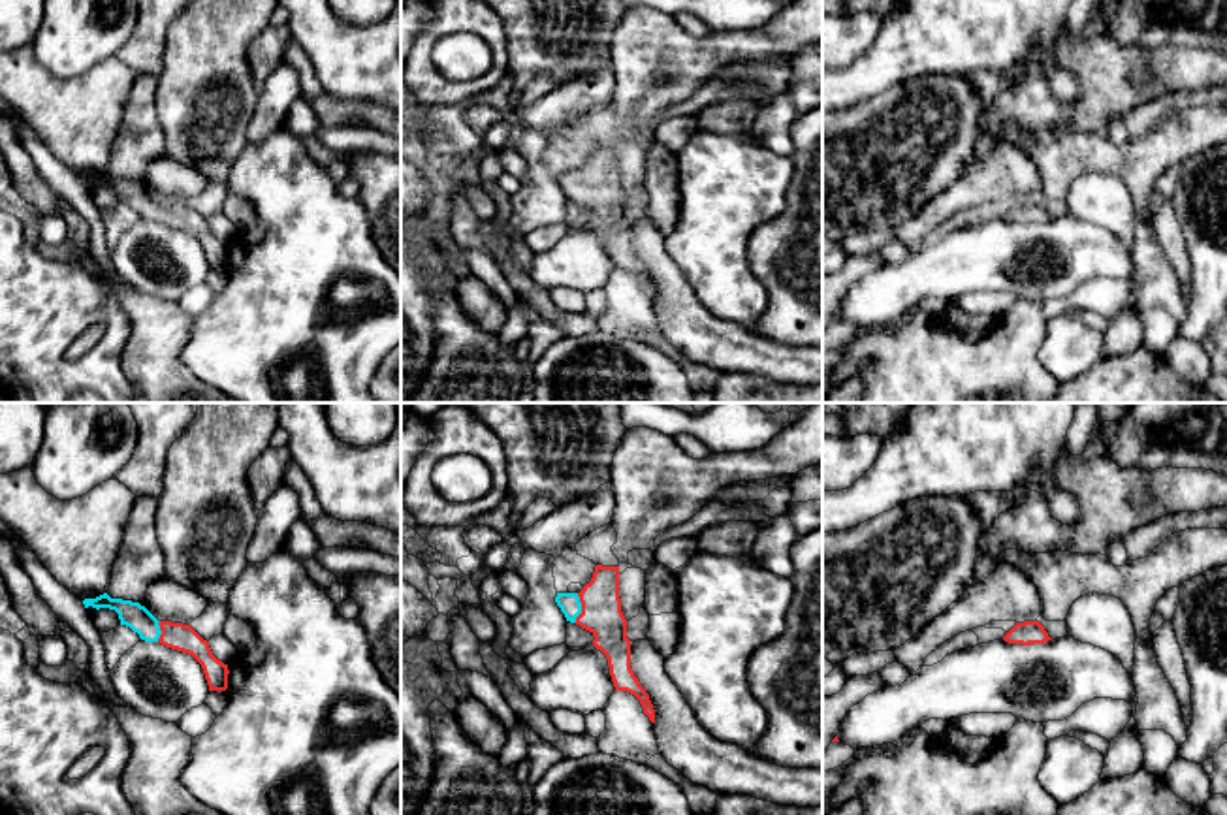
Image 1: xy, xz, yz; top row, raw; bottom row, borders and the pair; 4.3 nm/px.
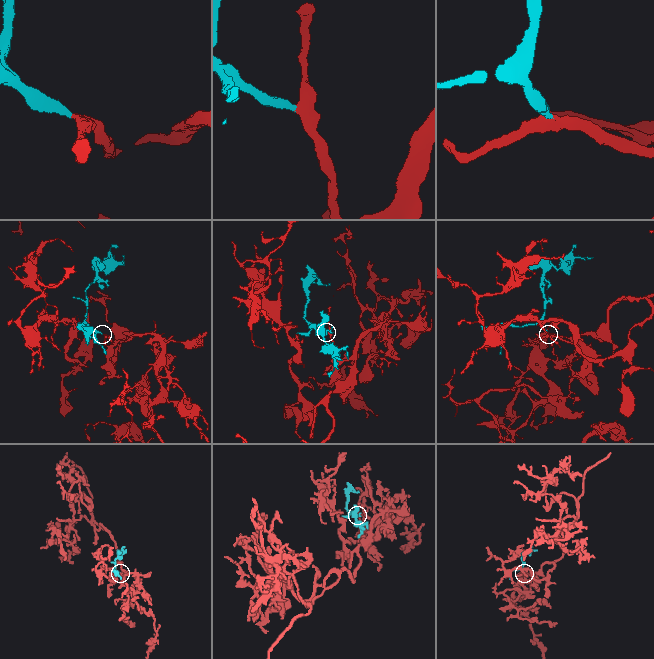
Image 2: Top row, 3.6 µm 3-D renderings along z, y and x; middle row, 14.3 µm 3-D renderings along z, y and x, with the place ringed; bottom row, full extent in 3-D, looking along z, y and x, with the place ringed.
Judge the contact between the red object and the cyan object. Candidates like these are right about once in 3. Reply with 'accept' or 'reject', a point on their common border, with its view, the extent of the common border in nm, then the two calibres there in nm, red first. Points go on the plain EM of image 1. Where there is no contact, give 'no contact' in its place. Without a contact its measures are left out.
accept | xz (582, 187) | 130 nm | 180/90 nm

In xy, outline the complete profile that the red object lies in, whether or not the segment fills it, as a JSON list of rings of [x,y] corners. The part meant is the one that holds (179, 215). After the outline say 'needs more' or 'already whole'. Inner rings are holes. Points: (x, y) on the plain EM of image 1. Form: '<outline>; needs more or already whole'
[[[107,171],[96,177],[85,177],[85,186],[109,186],[119,192],[120,203],[130,205],[145,220],[160,220],[166,226],[192,233],[203,247],[209,269],[228,267],[228,243],[218,239],[209,220],[190,203],[158,200],[145,184],[132,179],[111,177]]]; needs more

